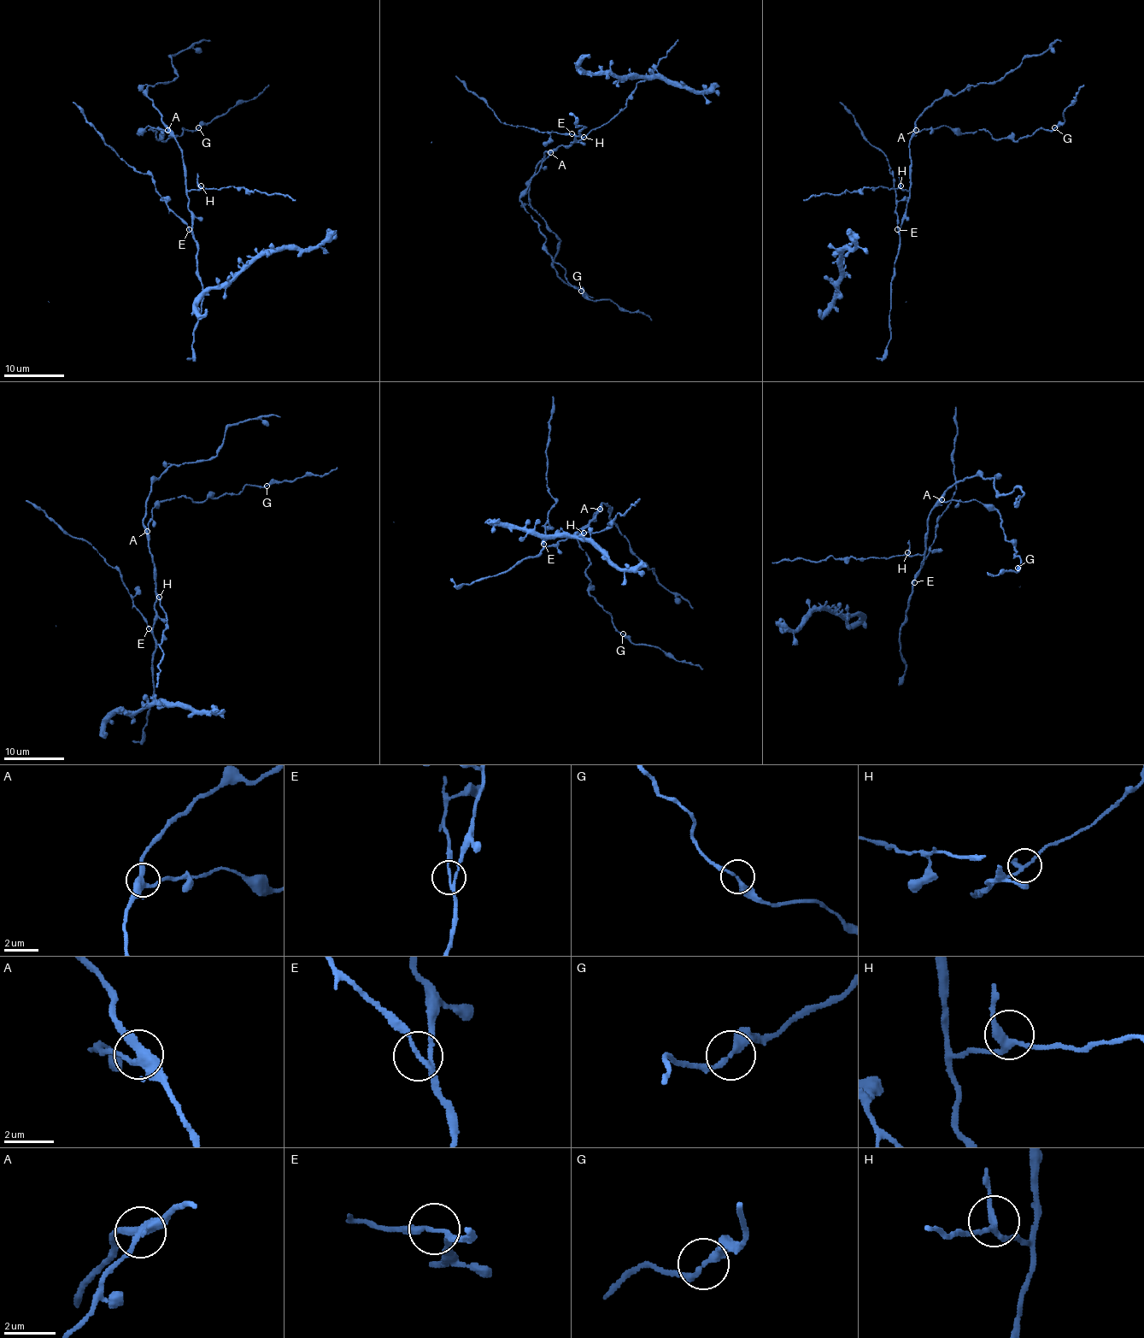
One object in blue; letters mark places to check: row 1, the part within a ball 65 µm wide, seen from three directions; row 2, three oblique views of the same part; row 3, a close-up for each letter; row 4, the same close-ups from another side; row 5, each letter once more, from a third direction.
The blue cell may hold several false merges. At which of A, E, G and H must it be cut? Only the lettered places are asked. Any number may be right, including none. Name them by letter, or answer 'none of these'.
none of these

